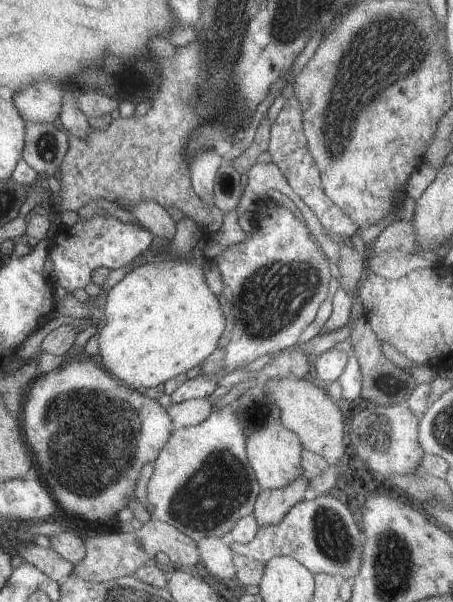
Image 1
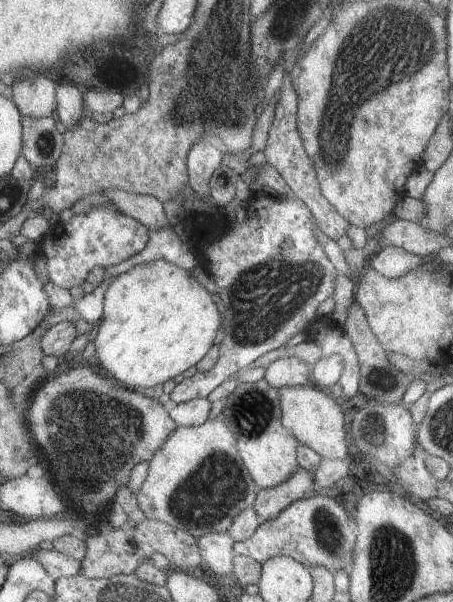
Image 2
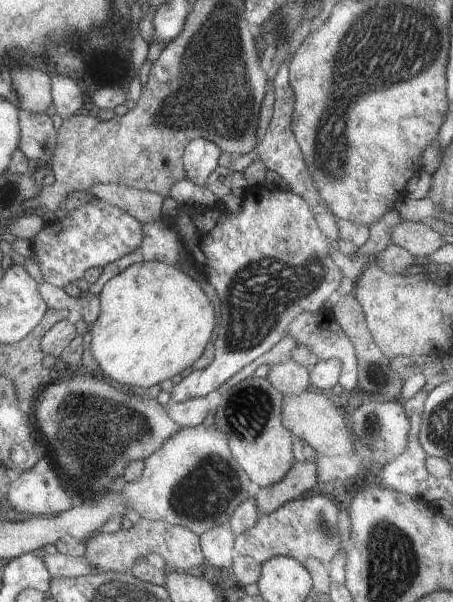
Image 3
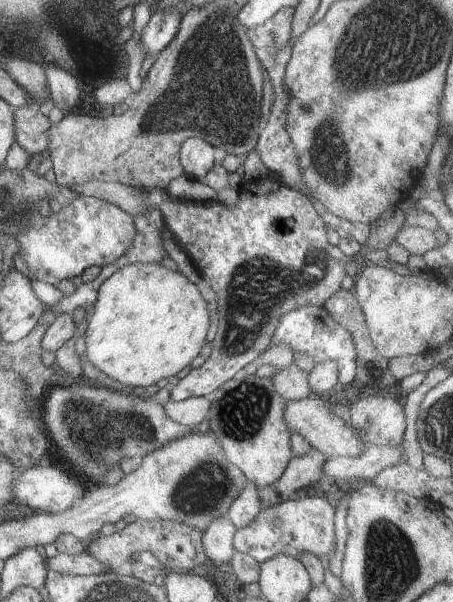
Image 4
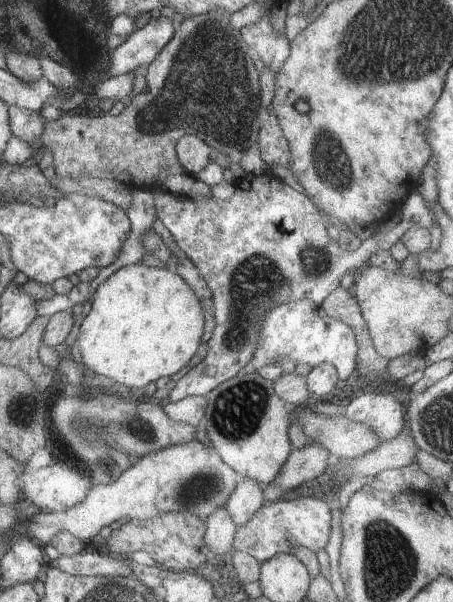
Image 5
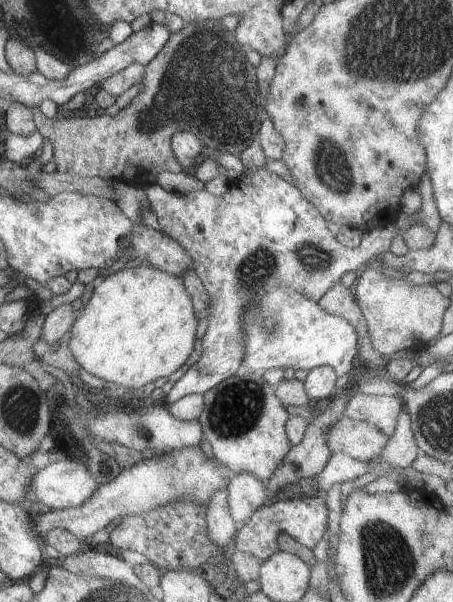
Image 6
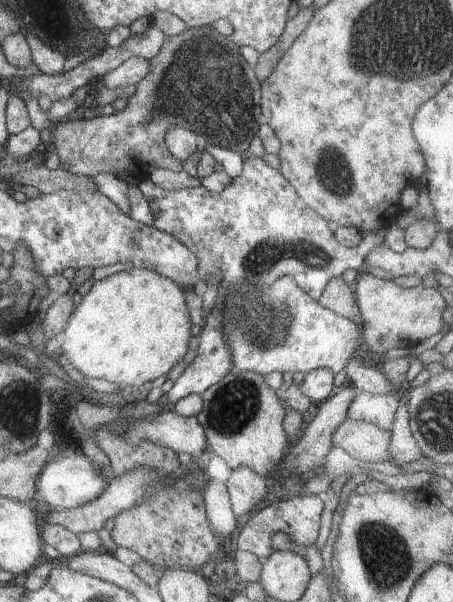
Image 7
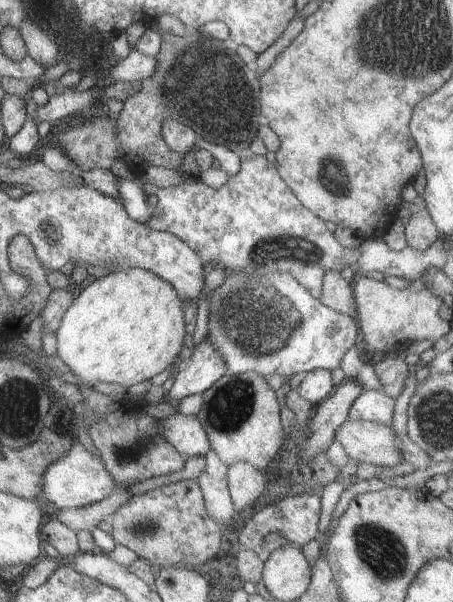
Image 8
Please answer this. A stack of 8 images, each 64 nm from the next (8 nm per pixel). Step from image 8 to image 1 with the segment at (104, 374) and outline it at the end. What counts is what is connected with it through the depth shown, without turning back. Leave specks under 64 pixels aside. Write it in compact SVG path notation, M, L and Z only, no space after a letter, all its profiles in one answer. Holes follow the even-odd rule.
M216 234L203 236L196 246L191 250L192 260L190 261L163 261L163 262L148 262L142 264L124 276L118 284L112 289L108 290L108 296L106 296L106 302L104 302L104 315L102 318L106 320L104 328L98 330L98 348L100 350L97 355L97 359L101 366L112 374L117 380L125 382L128 387L138 391L145 391L147 388L156 388L159 384L165 384L166 381L180 376L180 374L187 373L188 370L195 366L200 366L214 350L217 350L218 340L222 336L222 332L226 328L226 318L224 316L223 309L218 302L217 296L215 296L208 288L206 280L204 280L204 263L217 257L226 246L222 246L215 238Z

